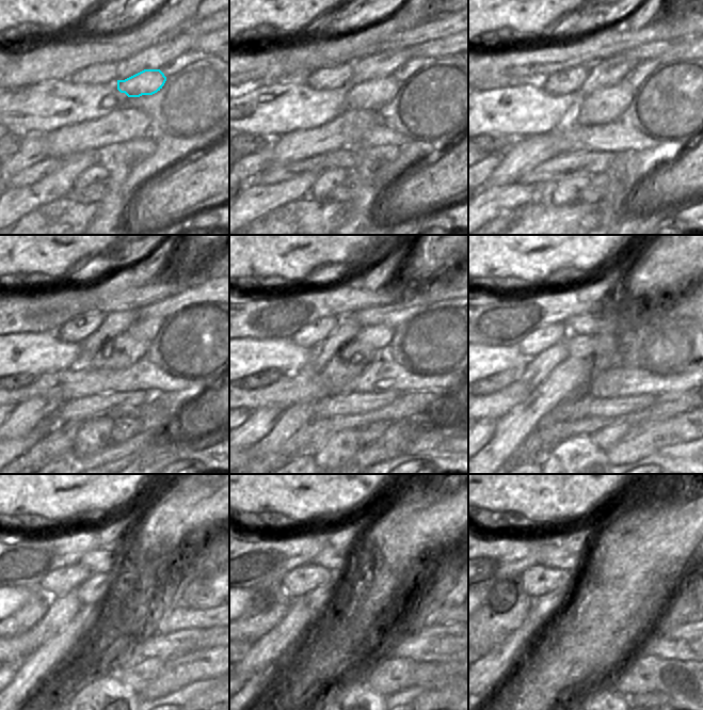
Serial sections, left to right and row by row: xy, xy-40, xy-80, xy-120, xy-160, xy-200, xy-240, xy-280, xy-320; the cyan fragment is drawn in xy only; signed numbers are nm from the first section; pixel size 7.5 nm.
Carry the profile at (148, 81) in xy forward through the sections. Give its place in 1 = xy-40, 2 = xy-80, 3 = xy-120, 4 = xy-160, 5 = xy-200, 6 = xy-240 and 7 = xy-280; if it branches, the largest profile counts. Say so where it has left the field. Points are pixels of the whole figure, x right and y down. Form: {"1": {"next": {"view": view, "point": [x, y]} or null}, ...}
{"1": {"next": {"view": "xy-40", "point": [373, 94]}}, "2": {"next": {"view": "xy-80", "point": [597, 114]}}, "3": {"next": {"view": "xy-120", "point": [121, 356]}}, "4": {"next": {"view": "xy-160", "point": [358, 358]}}, "5": {"next": {"view": "xy-200", "point": [511, 430]}}, "6": {"next": {"view": "xy-240", "point": [35, 669]}}, "7": {"next": {"view": "xy-280", "point": [257, 691]}}}

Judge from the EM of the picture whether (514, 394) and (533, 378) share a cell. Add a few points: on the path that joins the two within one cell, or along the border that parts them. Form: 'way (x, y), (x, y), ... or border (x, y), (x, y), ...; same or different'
border (521, 380), (534, 388); different

